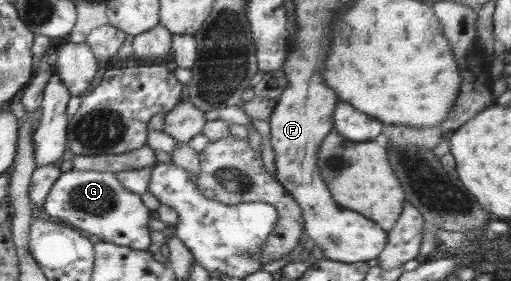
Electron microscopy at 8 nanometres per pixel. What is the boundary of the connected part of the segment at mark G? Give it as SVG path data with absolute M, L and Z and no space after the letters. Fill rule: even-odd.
M72 169L70 172L62 174L62 177L56 182L54 189L48 196L44 210L53 218L59 218L61 222L82 230L94 239L147 251L150 244L152 244L152 234L150 234L150 227L148 226L151 211L144 204L142 196L133 191L128 191L125 184L120 182L116 173Z

